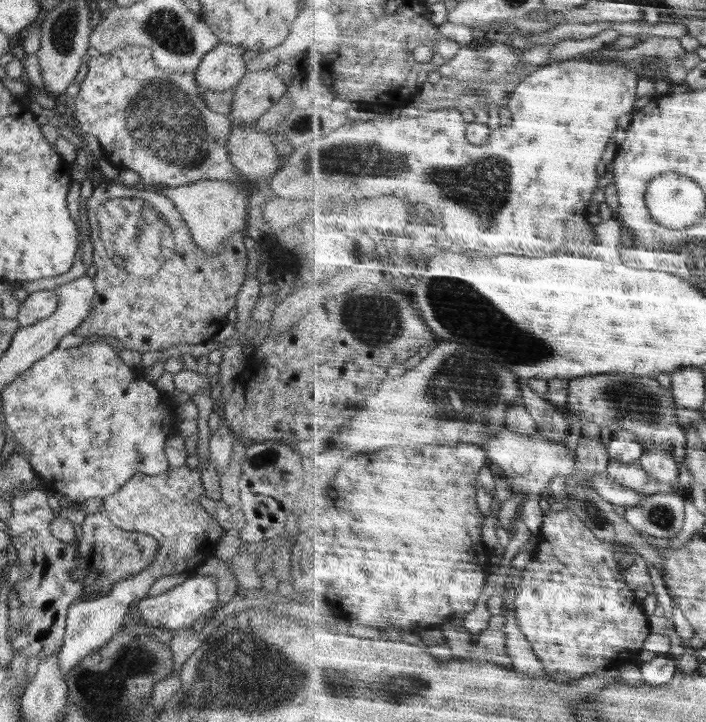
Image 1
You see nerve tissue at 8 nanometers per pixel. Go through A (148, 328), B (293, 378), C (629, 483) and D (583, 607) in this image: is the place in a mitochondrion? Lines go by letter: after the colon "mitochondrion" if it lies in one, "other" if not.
A: other
B: other
C: other
D: mitochondrion

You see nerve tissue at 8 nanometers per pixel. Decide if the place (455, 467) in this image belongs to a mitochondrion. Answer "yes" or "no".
no

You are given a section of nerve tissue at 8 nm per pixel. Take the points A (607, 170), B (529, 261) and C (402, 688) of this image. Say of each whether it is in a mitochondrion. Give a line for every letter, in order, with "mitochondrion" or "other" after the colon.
A: other
B: other
C: mitochondrion

